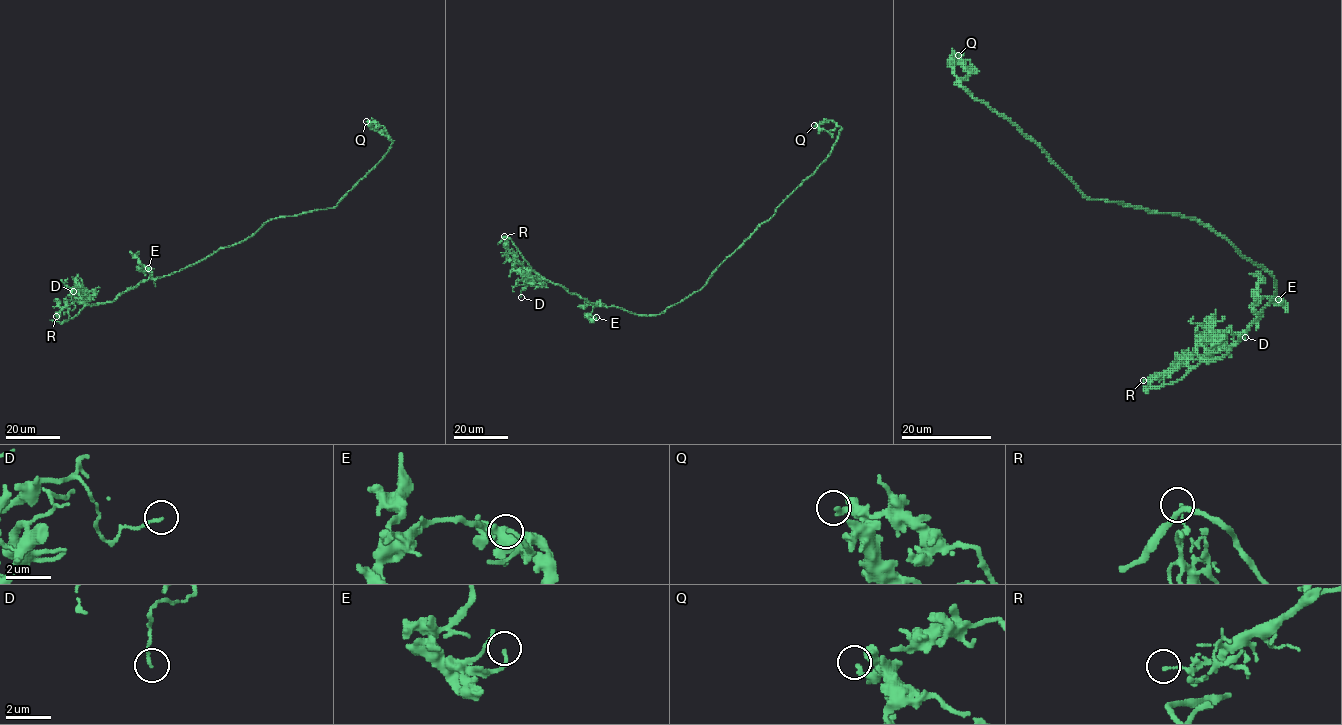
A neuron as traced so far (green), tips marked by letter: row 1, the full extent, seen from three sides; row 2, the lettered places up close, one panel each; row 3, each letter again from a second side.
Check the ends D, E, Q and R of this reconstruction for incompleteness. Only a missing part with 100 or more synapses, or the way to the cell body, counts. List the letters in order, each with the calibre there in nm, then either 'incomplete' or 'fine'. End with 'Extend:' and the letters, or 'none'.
D: 110 nm thick; fine
E: 140 nm thick; fine
Q: 220 nm thick; fine
R: 110 nm thick; fine
Extend: none

